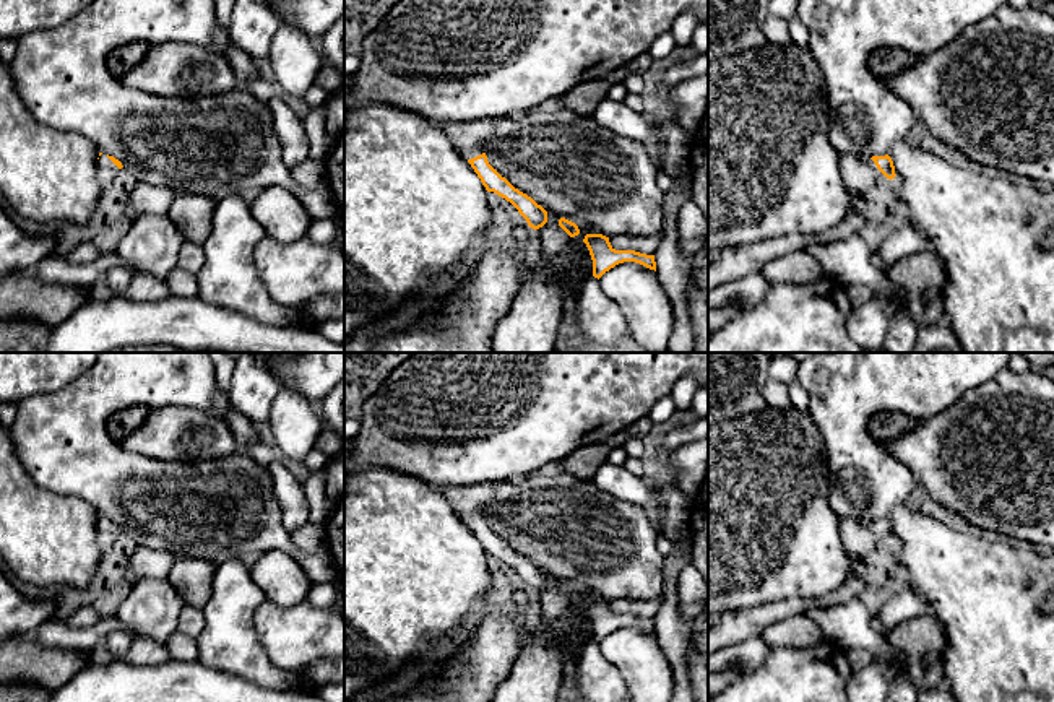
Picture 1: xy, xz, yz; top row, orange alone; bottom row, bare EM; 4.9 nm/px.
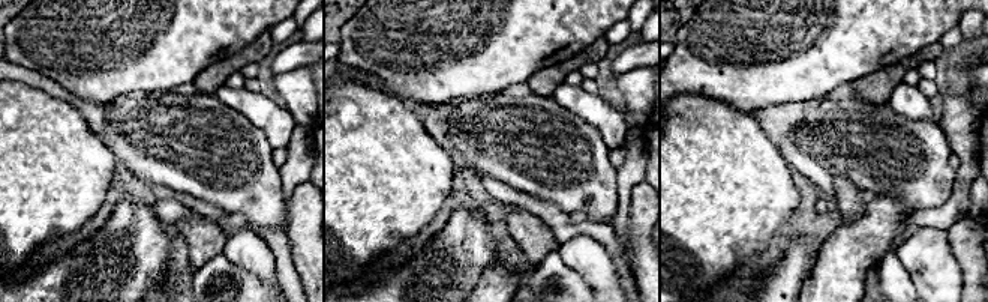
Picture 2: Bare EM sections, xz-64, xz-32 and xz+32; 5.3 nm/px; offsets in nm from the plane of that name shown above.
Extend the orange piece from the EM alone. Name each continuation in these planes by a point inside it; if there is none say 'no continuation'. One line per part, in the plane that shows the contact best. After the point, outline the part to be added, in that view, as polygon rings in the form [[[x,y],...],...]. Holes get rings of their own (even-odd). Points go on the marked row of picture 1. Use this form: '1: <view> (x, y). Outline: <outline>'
1: xz (470, 138). Outline: [[[482,119],[463,124],[442,124],[451,145],[464,159],[473,159],[487,150],[487,141],[494,136],[494,119]]]

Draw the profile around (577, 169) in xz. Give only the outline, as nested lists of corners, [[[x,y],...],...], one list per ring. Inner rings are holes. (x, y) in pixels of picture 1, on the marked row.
[[[568,110],[526,112],[494,122],[494,136],[486,150],[489,164],[547,211],[609,239],[622,234],[648,237],[661,229],[664,192],[656,185],[659,162],[641,143],[612,133],[591,115]]]

